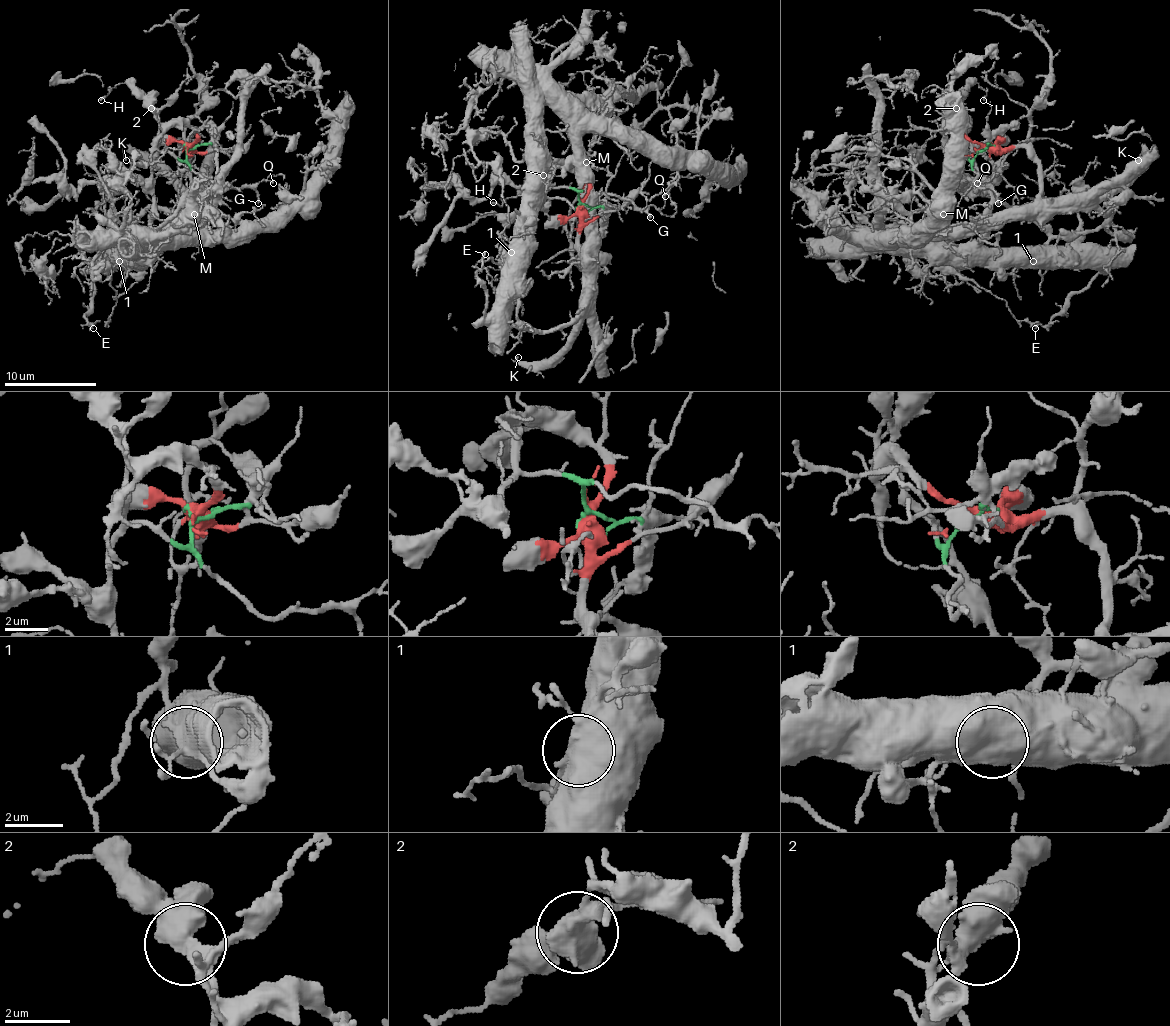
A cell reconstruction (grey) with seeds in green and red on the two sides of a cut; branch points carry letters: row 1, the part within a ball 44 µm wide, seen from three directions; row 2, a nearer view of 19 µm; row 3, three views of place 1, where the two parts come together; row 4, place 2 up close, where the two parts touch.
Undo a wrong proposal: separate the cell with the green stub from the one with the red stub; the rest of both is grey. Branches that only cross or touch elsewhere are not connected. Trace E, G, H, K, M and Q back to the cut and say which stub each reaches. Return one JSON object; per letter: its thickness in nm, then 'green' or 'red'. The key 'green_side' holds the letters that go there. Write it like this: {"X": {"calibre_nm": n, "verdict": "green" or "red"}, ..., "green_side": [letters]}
{"E": {"calibre_nm": 160, "verdict": "green"}, "G": {"calibre_nm": 160, "verdict": "green"}, "H": {"calibre_nm": 150, "verdict": "green"}, "K": {"calibre_nm": 140, "verdict": "red"}, "M": {"calibre_nm": 140, "verdict": "red"}, "Q": {"calibre_nm": 120, "verdict": "green"}, "green_side": ["E", "G", "H", "Q"]}

